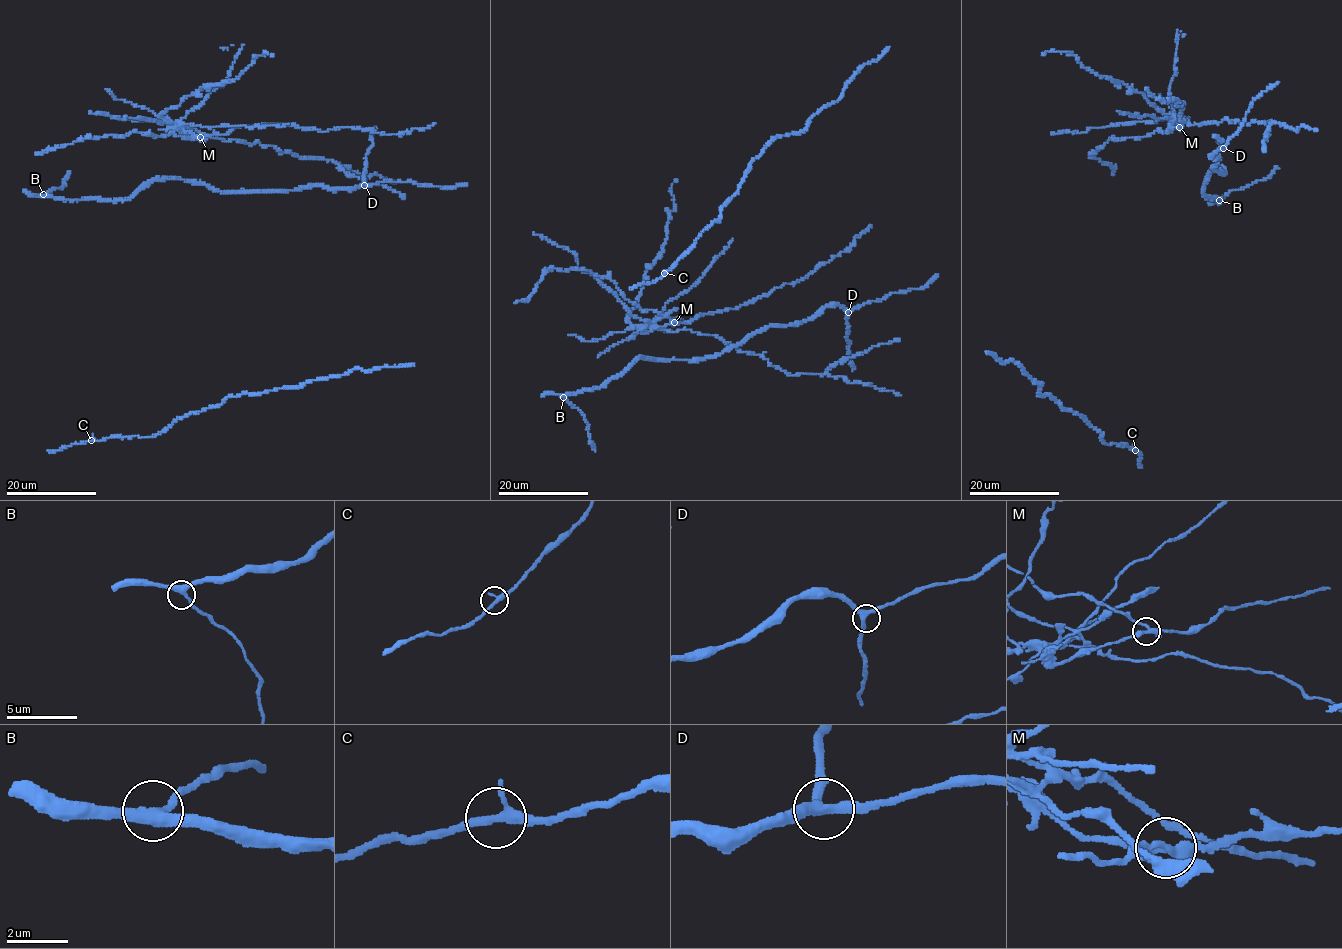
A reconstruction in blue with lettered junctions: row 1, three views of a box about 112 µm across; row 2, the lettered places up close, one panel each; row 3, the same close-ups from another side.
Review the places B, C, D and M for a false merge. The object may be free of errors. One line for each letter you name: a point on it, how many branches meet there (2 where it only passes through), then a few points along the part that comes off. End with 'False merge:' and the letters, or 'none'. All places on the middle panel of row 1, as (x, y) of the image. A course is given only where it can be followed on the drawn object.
M: at (674, 322); 3 branches meet; foreign part runs (674, 321), (655, 327), (716, 336), (791, 374), (823, 375), (841, 360), (900, 338)
False merge: M

